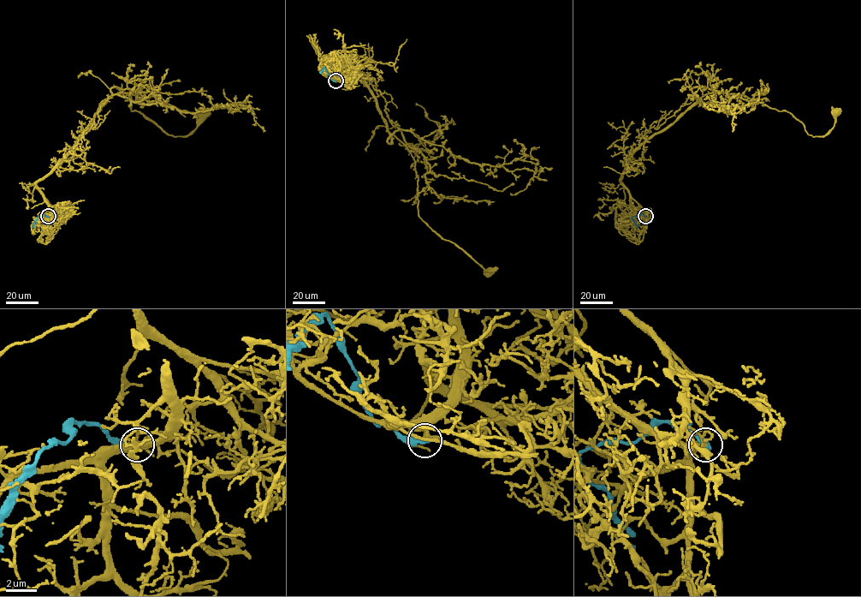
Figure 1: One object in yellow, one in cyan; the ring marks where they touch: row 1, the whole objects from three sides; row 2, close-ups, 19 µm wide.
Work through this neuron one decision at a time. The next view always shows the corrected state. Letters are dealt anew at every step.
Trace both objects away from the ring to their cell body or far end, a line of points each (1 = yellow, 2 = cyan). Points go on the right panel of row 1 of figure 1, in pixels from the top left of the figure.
1: (645, 217), (620, 181), (626, 163), (703, 96), (757, 99), (813, 136), (828, 133), (836, 112)
2: (645, 217), (639, 214), (632, 217), (638, 228)

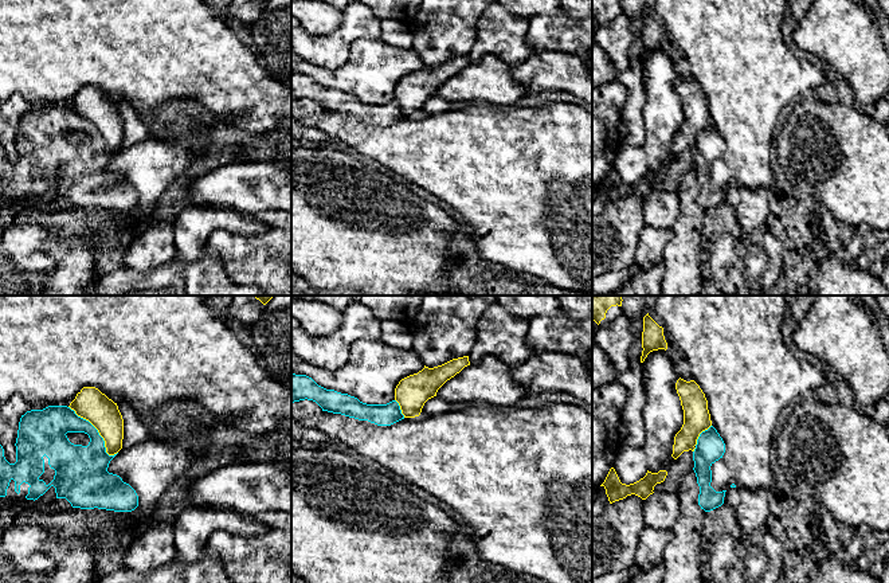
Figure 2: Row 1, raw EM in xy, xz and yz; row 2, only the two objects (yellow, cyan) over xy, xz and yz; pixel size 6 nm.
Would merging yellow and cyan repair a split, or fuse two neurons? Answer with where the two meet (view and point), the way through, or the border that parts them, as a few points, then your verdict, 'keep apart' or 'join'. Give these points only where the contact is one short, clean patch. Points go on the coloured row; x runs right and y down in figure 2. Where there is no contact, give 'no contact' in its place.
contact xy (98, 431); keep apart

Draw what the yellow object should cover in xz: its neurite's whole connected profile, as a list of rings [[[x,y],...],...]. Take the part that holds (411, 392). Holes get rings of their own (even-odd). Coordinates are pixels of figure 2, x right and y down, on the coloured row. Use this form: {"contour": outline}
{"contour": [[[463,356],[434,368],[424,365],[418,373],[402,379],[395,388],[395,400],[404,418],[419,416],[424,403],[436,396],[438,390],[467,365],[469,356]]]}

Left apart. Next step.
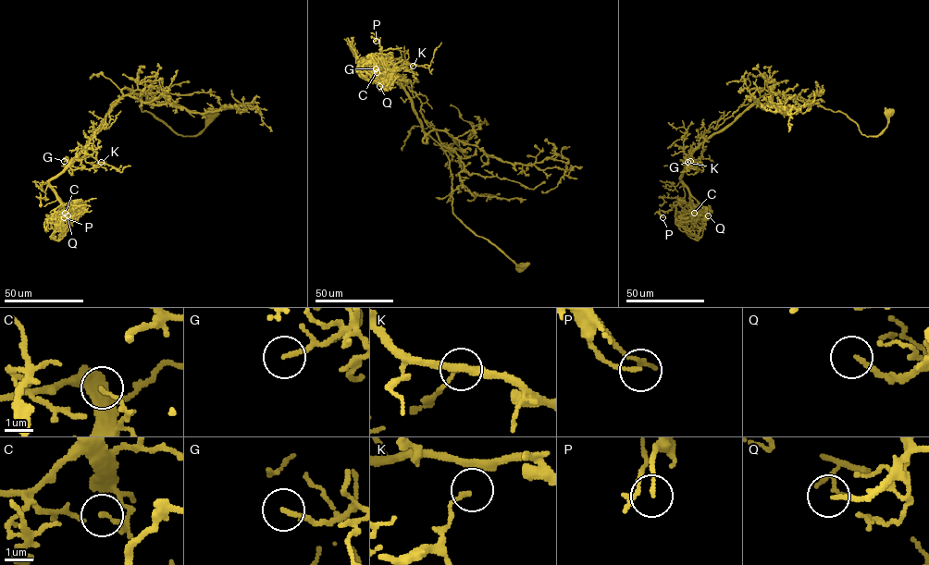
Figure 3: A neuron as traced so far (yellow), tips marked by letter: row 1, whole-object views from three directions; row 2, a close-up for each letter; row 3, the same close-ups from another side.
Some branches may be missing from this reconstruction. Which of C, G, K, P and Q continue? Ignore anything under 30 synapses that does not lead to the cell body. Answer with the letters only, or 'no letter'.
C

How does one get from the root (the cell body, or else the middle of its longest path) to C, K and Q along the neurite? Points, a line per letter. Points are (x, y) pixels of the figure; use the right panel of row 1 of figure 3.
C: (889, 113), (887, 126), (867, 136), (844, 114), (811, 101), (761, 96), (688, 159), (681, 180), (694, 213)
K: (889, 113), (887, 126), (867, 136), (842, 112), (793, 95), (766, 94), (712, 134), (685, 169), (687, 162)
Q: (889, 113), (887, 126), (867, 136), (844, 114), (811, 101), (761, 96), (687, 163), (681, 180), (708, 215)

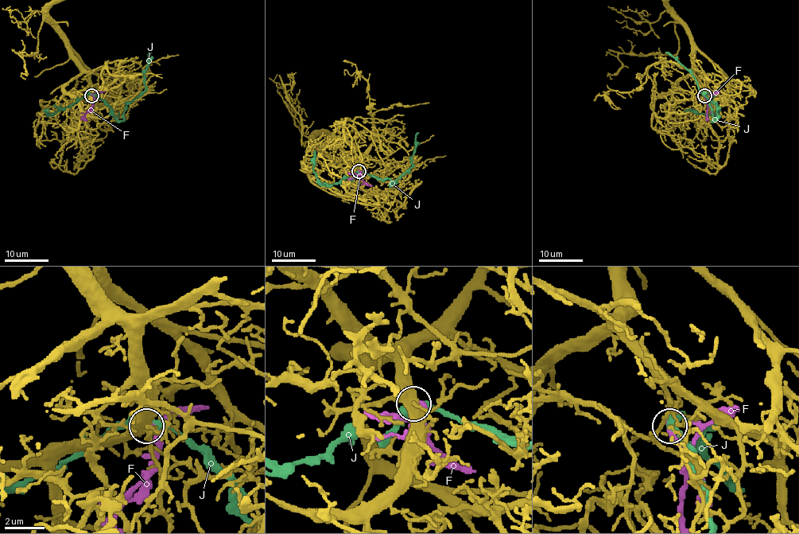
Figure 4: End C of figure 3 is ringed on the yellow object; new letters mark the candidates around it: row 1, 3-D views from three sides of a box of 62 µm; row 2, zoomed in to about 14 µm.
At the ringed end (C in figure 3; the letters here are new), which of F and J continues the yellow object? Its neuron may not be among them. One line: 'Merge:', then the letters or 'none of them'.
Merge: F

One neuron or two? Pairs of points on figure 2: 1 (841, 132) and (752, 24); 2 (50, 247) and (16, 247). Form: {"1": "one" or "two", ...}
{"1": "two", "2": "two"}

